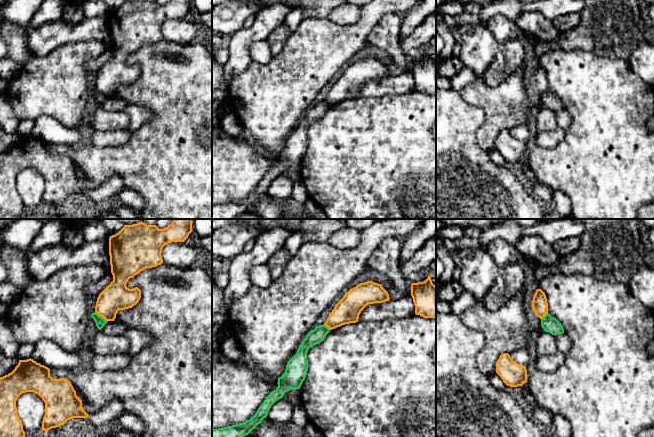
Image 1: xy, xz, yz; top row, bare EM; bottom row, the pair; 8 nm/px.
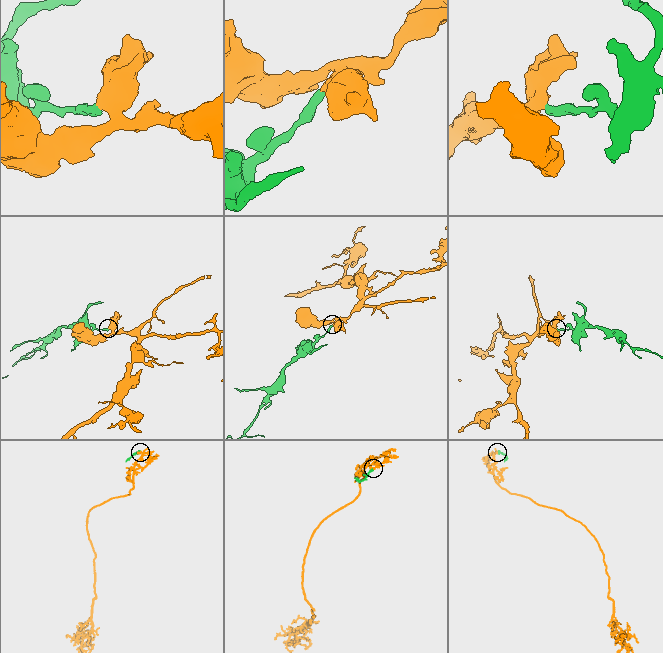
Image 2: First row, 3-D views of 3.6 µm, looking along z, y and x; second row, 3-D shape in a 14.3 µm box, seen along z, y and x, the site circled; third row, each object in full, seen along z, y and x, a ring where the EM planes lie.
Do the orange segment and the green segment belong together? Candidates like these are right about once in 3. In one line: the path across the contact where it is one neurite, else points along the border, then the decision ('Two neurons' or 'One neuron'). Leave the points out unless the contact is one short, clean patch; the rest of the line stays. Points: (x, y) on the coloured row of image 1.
Boundary: xy (95, 311), (107, 321). Two neurons

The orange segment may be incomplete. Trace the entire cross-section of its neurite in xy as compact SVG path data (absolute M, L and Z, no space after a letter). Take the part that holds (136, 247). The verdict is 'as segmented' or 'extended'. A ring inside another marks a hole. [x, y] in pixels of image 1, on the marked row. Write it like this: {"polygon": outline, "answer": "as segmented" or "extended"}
{"polygon": "M174 219L164 229L156 225L147 225L142 221L124 227L109 238L109 255L113 281L98 296L95 312L107 322L114 321L119 310L132 308L141 298L138 287L129 289L126 284L130 278L146 268L156 267L163 263L162 249L171 242L184 242L192 232L192 219Z", "answer": "as segmented"}

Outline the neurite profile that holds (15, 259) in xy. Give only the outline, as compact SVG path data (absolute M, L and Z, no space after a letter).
M5 244L0 249L0 258L8 271L8 282L21 289L25 289L35 282L29 273L28 255L24 249Z

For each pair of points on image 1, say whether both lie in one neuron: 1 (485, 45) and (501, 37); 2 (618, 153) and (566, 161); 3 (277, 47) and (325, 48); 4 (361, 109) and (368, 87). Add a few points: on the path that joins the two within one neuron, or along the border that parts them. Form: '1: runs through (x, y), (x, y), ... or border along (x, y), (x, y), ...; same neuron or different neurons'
1: border along (482, 22), (499, 44); different neurons
2: runs through (605, 161), (579, 161); same neuron
3: border along (291, 34), (284, 47), (273, 56); different neurons
4: border along (388, 94), (358, 98); different neurons

